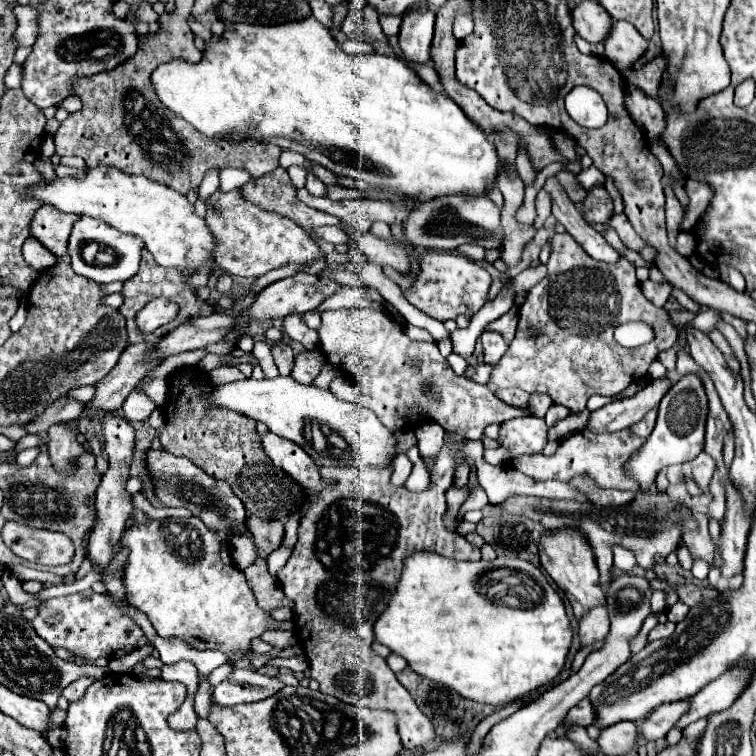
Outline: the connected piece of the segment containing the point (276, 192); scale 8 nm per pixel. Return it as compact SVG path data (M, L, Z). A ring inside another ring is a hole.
M282 167L264 175L262 179L258 179L254 183L248 181L246 185L240 187L240 193L244 199L262 207L264 211L278 213L278 215L284 215L284 217L296 221L306 231L310 231L314 227L322 227L322 225L342 227L342 223L336 217L316 211L316 209L308 207L306 203L302 203L296 197L296 189L292 187L292 183L288 179L286 169L282 169Z

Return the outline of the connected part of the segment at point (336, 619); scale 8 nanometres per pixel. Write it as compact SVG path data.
M450 431L448 435L450 435L452 443L444 441L440 453L438 453L436 457L432 457L430 461L424 461L424 465L426 465L426 469L428 469L428 473L430 473L430 485L428 485L424 491L420 491L420 493L408 491L408 489L404 489L404 485L400 485L400 487L392 485L392 483L390 483L390 477L392 477L392 473L394 473L392 467L364 467L364 469L362 469L362 467L322 467L322 469L320 469L320 475L322 475L322 481L326 481L326 485L324 485L322 493L318 495L318 501L312 503L312 507L308 509L308 513L302 517L300 529L298 529L300 533L298 533L296 551L292 553L292 557L288 559L288 563L284 565L284 569L280 571L280 585L282 585L282 591L284 591L284 595L286 595L288 599L292 599L292 603L294 603L294 637L296 637L298 645L302 647L302 651L304 651L308 663L310 663L310 677L316 679L316 681L320 683L320 691L324 691L324 693L328 693L328 695L334 695L336 699L340 699L340 701L344 701L344 703L350 703L350 705L360 705L360 703L364 703L364 707L368 707L368 709L380 709L380 711L390 711L390 713L394 713L396 719L398 719L398 725L396 725L396 727L398 727L398 731L400 731L400 739L402 739L402 743L404 743L406 749L418 749L418 747L424 747L428 741L432 741L432 739L434 739L434 727L432 727L432 723L428 721L428 717L426 717L422 711L418 711L418 707L416 707L412 695L400 685L400 681L396 679L394 671L386 665L386 659L378 657L378 655L372 651L372 647L370 647L372 641L374 641L372 625L374 625L376 617L384 611L384 607L388 605L388 597L390 597L390 593L394 591L396 581L398 581L400 571L402 571L402 559L408 557L410 553L426 549L426 551L438 551L440 555L446 555L446 557L452 557L452 559L464 559L464 561L478 561L478 559L480 559L480 549L478 549L476 545L468 543L468 541L466 541L462 535L458 535L456 531L448 531L448 527L444 525L444 513L446 513L446 497L444 497L444 493L446 493L446 489L452 485L452 481L454 481L454 469L456 469L456 465L464 461L464 455L460 453L460 447L462 447L462 443L466 441L466 437L464 437L462 433Z

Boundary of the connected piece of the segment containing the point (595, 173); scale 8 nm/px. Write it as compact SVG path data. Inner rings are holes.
M592 164L587 169L583 169L580 171L581 173L576 175L579 183L589 191L592 187L599 184L605 183L605 176Z

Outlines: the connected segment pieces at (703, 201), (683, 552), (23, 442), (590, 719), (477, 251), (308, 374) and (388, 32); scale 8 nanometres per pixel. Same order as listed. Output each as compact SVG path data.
M690 179L686 181L684 189L686 189L686 193L688 193L690 203L688 203L686 211L684 211L684 219L682 219L682 223L680 223L680 231L690 231L690 229L698 223L700 215L704 213L704 209L708 207L708 203L710 203L710 199L712 199L712 189L710 189L706 183L690 181Z
M682 542L678 549L677 549L677 556L680 562L680 566L684 569L684 570L688 570L690 571L693 565L693 560L691 558L691 554L688 550L688 548L686 547L686 545Z
M26 435L26 437L22 437L18 443L16 443L16 447L12 449L12 453L16 455L16 453L20 453L20 451L24 451L24 449L28 449L28 447L36 447L36 445L40 445L42 441L40 441L40 437L38 435Z
M586 697L586 699L582 699L576 707L572 707L570 711L568 711L568 715L566 715L568 719L566 719L566 723L576 723L576 725L582 725L582 727L588 727L588 725L592 725L594 721L596 721L596 711L594 711L594 707L592 707L592 703L590 703L590 699Z
M477 243L461 245L457 248L457 251L471 260L482 261L485 259L486 249Z
M306 351L302 355L296 357L294 369L292 369L292 379L296 379L298 383L310 385L314 381L314 377L322 371L326 359L320 351Z
M384 15L379 18L379 23L386 36L398 36L402 22L401 16Z

